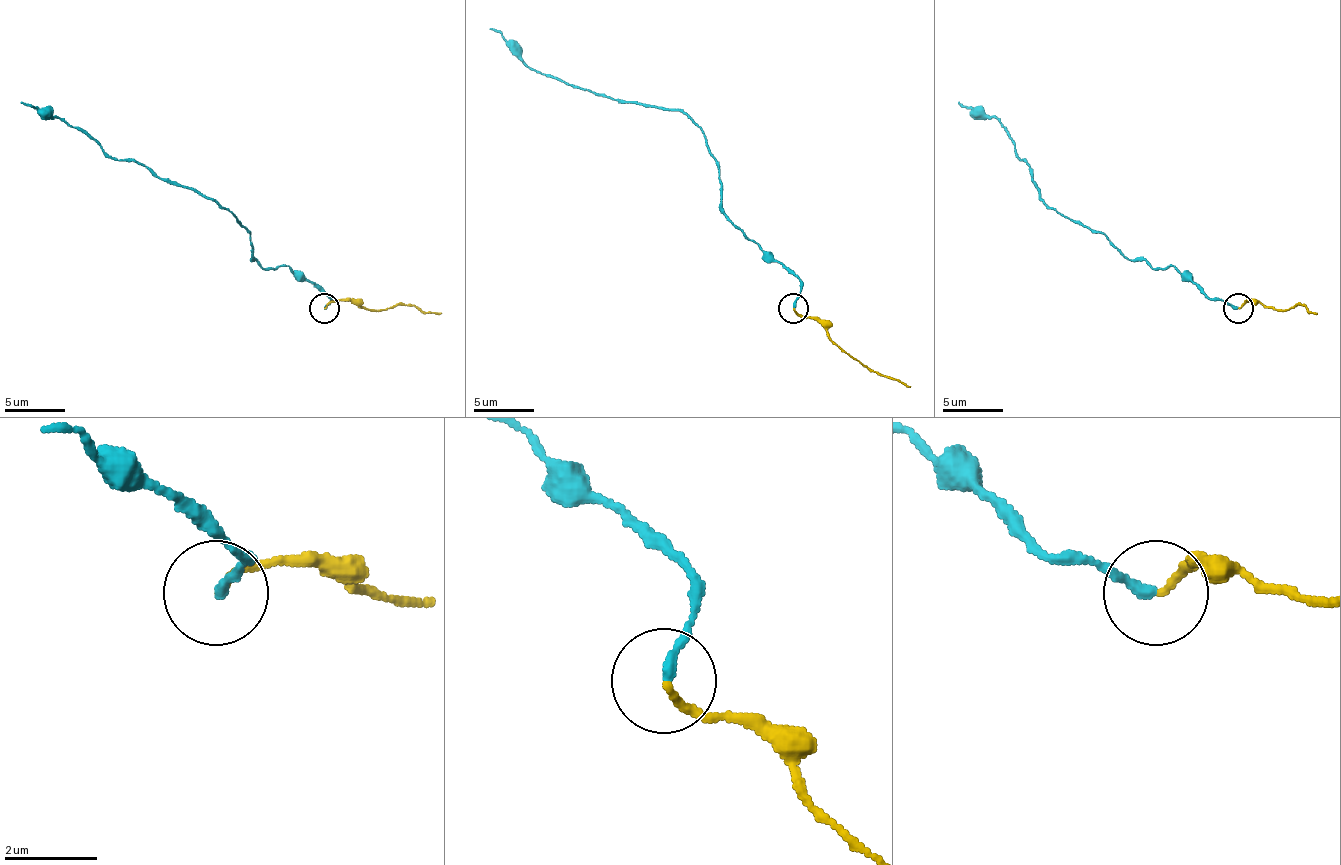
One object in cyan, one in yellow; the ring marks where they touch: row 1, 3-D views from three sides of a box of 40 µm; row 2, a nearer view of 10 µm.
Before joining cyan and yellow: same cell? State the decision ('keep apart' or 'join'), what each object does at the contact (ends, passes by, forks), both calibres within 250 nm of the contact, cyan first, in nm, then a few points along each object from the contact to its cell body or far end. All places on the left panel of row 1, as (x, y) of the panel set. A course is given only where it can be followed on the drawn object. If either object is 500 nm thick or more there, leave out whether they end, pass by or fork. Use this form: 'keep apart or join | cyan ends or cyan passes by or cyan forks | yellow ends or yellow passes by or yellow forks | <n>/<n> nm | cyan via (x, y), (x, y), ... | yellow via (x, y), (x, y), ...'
join | cyan ends | yellow ends | 220/160 nm | cyan via (325, 309), (331, 300), (285, 266), (252, 260), (249, 233), (216, 200), (134, 161), (113, 161), (20, 100) | yellow via (325, 309), (334, 300), (343, 300), (367, 309), (403, 306), (442, 312)

